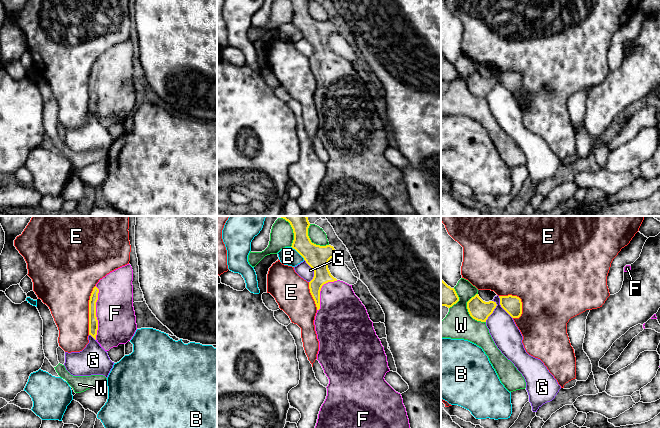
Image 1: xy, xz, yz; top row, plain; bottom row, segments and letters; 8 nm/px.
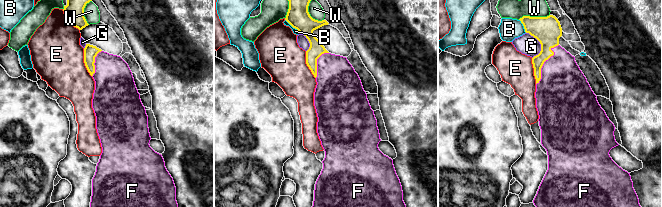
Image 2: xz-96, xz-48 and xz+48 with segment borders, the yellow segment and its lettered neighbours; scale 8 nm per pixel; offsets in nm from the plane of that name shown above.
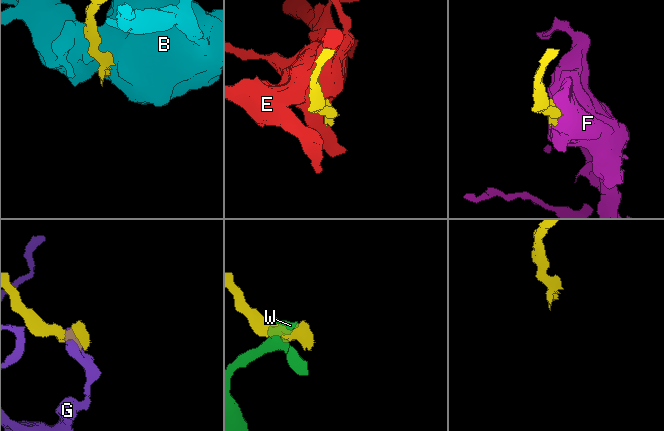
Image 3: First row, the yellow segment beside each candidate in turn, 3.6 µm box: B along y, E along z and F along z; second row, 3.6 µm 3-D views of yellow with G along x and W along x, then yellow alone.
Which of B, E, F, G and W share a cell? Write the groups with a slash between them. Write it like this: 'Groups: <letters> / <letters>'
Groups: B / E / F / G / W

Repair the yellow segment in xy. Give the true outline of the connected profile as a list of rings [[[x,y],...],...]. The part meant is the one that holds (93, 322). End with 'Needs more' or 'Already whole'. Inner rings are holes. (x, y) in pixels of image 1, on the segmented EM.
[[[130,264],[122,266],[99,280],[89,300],[89,335],[105,350],[119,344],[126,344],[136,330],[136,316],[133,307],[133,270]]]. Needs more

